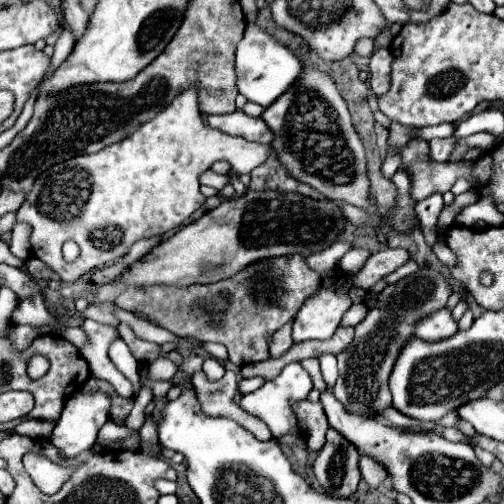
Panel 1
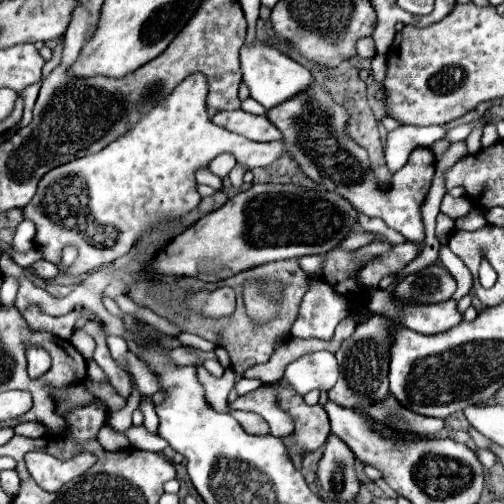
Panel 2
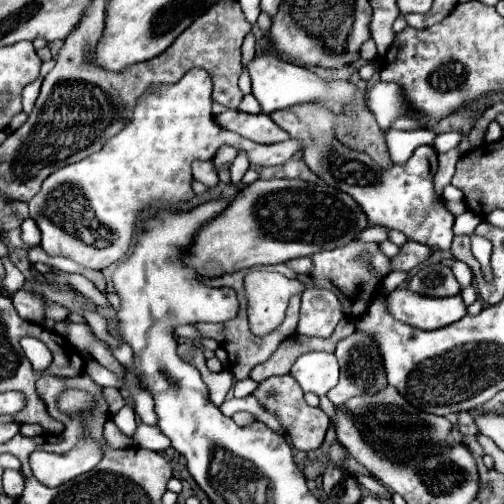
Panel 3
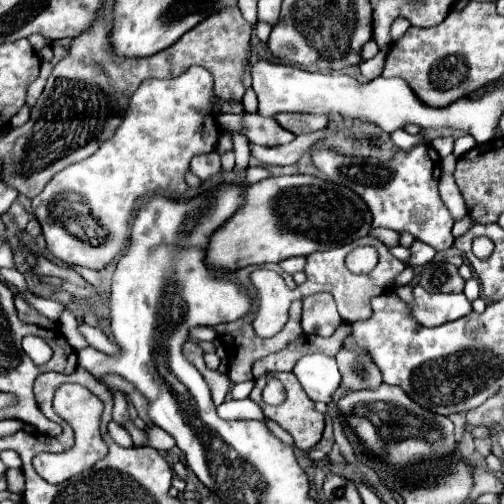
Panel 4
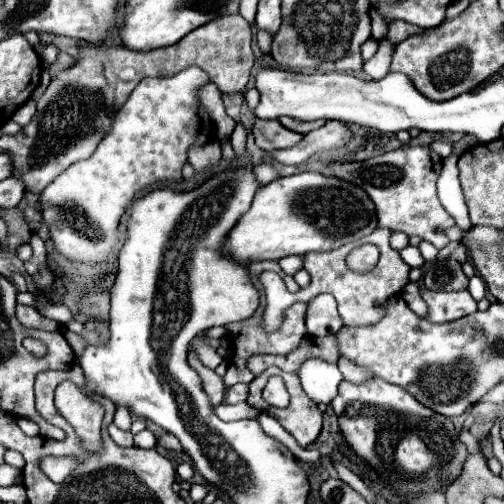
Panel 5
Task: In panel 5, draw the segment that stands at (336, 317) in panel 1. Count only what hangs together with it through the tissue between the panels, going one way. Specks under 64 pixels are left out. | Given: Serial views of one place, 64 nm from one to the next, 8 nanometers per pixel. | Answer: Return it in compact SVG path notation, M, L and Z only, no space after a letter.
M320 294L308 302L306 328L311 336L324 337L342 328L342 318L336 310L336 300L332 294Z

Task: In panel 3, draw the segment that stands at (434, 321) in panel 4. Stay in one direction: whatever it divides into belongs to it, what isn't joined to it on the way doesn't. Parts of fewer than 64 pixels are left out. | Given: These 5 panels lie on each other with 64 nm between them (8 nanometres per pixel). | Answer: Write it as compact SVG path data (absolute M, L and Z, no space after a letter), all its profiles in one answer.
M398 288L390 294L384 294L388 296L388 308L390 312L398 318L398 320L404 320L416 328L422 328L422 330L434 330L434 328L442 328L446 324L452 324L456 320L460 320L464 314L466 314L466 304L462 300L460 294L456 296L446 296L446 298L432 298L432 296L420 296L412 290L406 290L406 288Z

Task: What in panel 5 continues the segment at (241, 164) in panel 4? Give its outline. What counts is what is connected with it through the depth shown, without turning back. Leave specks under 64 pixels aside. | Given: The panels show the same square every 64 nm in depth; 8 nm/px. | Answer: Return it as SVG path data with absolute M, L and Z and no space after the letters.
M238 122L236 128L234 128L234 132L232 132L232 148L234 148L234 152L236 152L238 158L242 158L244 152L246 152L246 134L248 134L246 126L242 122Z

